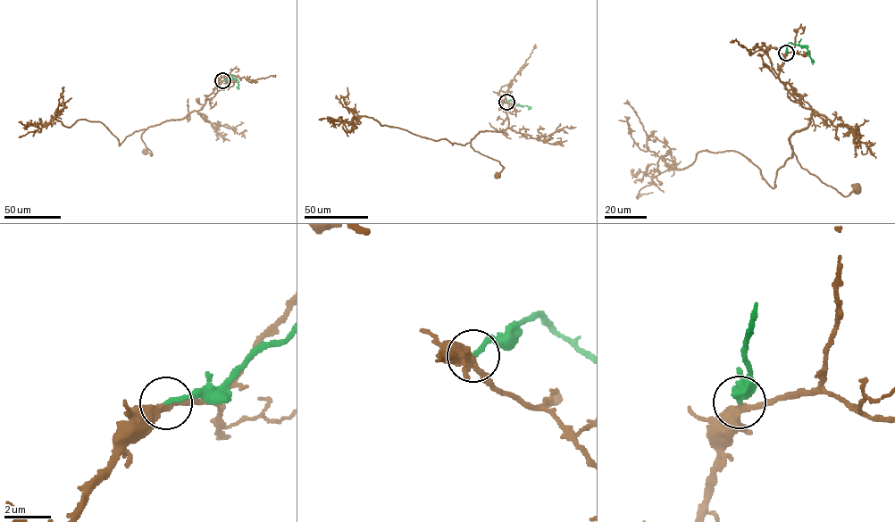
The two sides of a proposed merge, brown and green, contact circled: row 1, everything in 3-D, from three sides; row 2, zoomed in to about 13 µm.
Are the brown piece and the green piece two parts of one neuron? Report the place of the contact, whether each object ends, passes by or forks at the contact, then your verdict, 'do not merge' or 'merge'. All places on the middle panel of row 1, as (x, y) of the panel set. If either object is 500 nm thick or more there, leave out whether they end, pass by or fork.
at (506, 102); brown passes by; green ends there; merge

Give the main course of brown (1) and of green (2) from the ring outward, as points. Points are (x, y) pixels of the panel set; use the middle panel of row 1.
1: (506, 102), (506, 129), (479, 131), (471, 143), (499, 162), (497, 176)
2: (506, 102), (511, 99), (516, 104), (531, 107)

